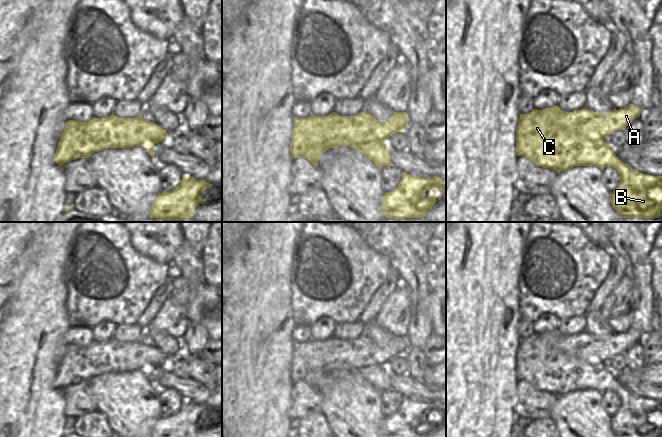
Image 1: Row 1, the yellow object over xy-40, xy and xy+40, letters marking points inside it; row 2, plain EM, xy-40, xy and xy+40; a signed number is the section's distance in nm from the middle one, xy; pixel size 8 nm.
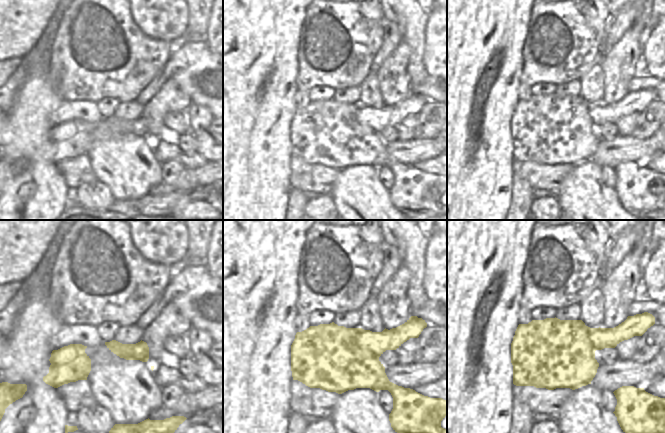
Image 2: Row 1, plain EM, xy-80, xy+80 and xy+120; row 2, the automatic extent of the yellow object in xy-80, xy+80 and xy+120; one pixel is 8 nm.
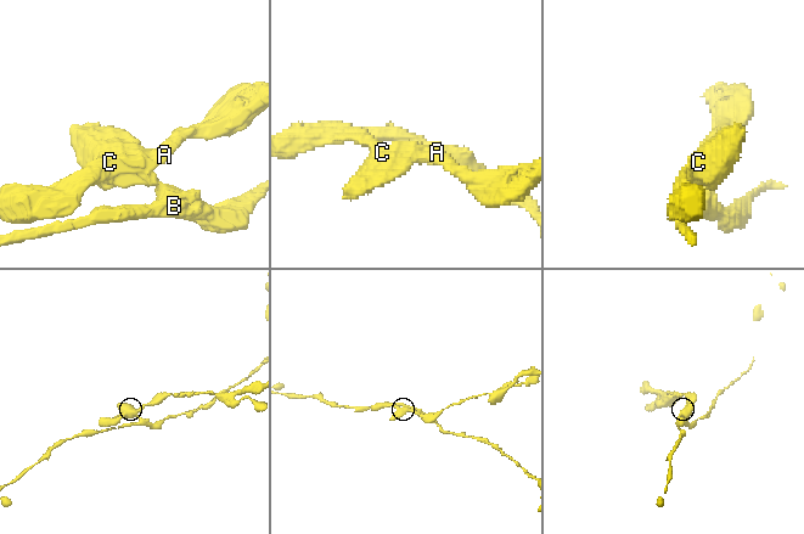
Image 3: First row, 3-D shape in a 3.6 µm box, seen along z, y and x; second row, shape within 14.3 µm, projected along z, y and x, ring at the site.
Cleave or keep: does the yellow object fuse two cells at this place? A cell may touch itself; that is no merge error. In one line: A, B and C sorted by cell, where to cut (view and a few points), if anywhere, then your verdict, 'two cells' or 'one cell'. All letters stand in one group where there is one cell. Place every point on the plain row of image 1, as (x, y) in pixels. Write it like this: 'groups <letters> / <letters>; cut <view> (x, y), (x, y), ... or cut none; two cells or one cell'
groups A C / B; cut xy+40 (603, 363), (584, 361), (567, 386); two cells

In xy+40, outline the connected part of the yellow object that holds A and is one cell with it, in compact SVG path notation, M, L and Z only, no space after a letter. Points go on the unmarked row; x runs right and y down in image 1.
M633 328L619 334L613 333L607 338L593 336L587 332L565 336L558 330L543 334L533 333L527 338L520 338L516 351L516 379L525 380L537 390L561 396L573 392L568 385L574 379L576 371L584 361L591 364L604 364L617 354L624 354L642 334Z

